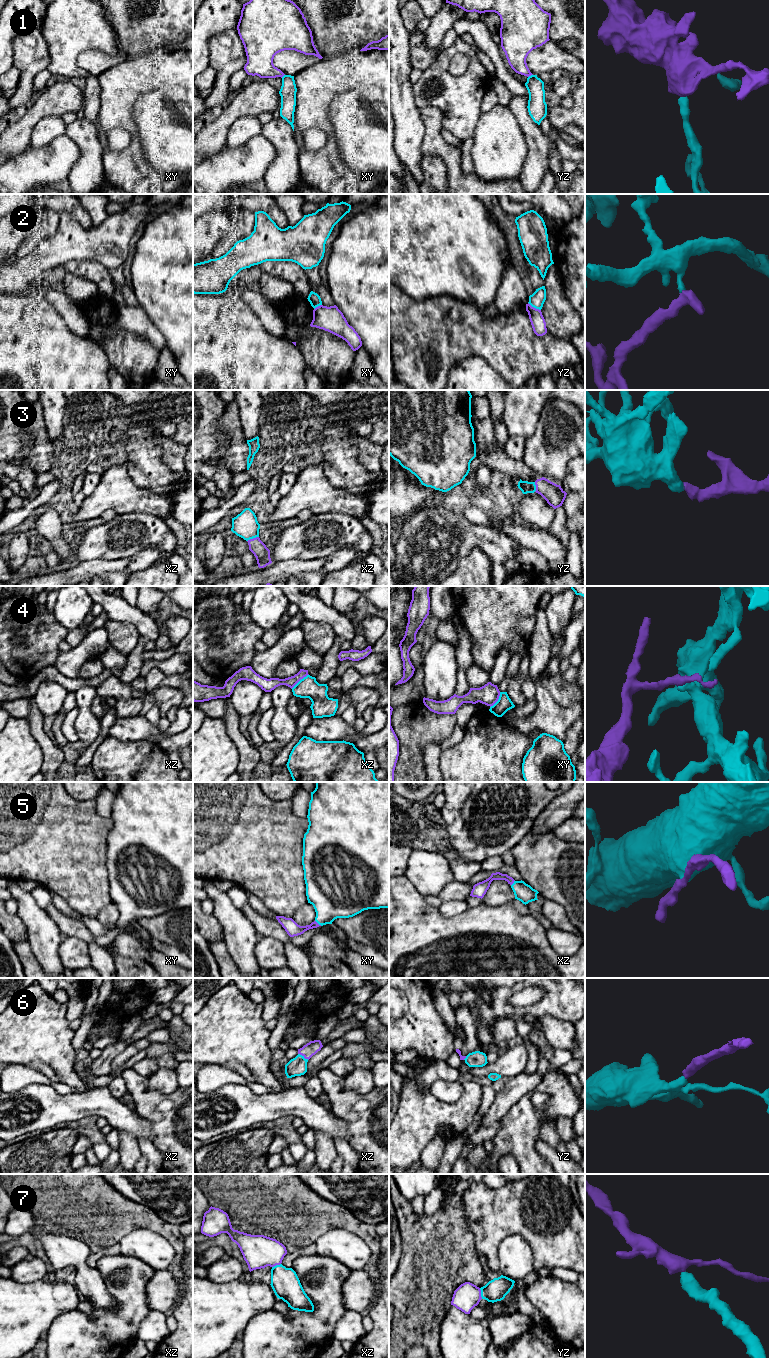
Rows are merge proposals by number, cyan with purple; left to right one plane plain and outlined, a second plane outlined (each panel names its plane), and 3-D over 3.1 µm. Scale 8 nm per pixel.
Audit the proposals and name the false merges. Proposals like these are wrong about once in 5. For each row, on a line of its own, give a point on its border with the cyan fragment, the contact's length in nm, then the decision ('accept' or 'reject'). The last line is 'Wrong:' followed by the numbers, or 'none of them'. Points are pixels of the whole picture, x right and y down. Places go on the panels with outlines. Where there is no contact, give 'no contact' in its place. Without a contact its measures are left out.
1: yz (531, 75) | 50 nm | reject
2: yz (534, 307) | 120 nm | reject
3: xz (252, 538) | 100 nm | accept
4: xz (300, 680) | 180 nm | reject
5: xy (318, 923) | 70 nm | accept
6: xz (303, 1056) | 100 nm | accept
7: yz (481, 1293) | 90 nm | accept
Wrong: 1, 2, 4

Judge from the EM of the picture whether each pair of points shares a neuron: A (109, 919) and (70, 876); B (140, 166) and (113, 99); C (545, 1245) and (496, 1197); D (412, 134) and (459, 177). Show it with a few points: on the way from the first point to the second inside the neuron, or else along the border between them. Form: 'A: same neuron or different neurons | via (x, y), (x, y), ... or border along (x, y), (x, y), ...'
A: different neurons | border along (111, 902), (105, 905), (95, 917)
B: same neuron | via (134, 149), (134, 132), (121, 116)
C: same neuron | via (532, 1233), (509, 1210)
D: different neurons | border along (422, 119), (424, 137), (421, 153), (424, 156)

